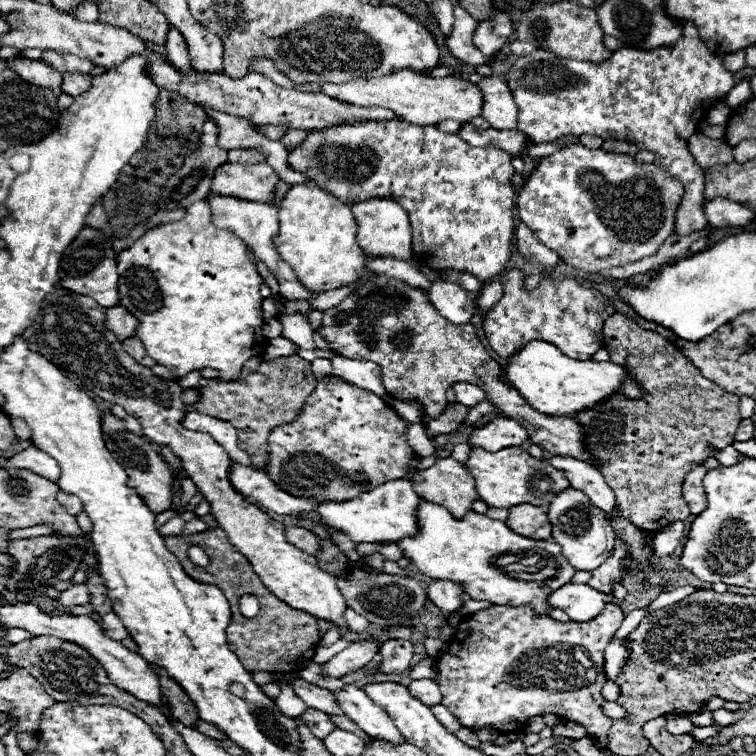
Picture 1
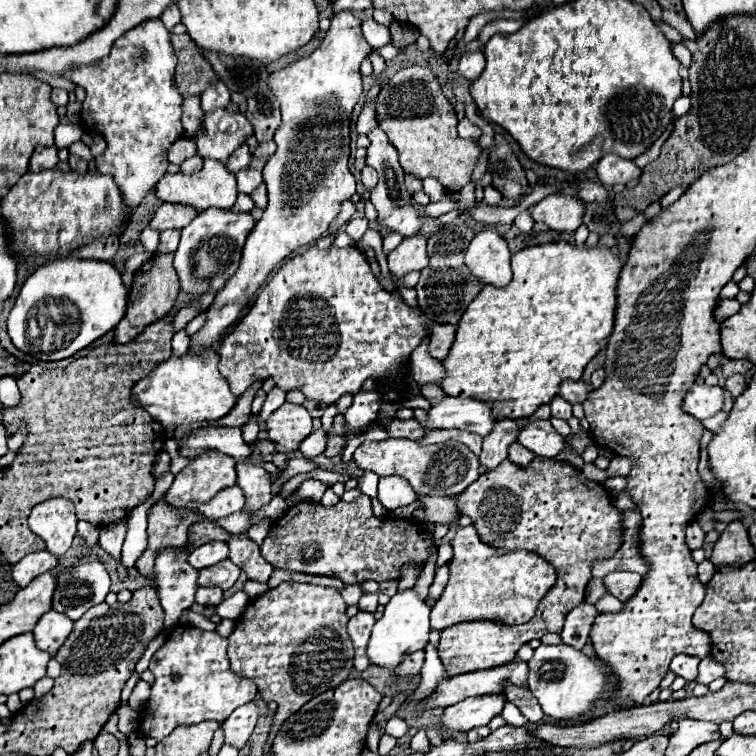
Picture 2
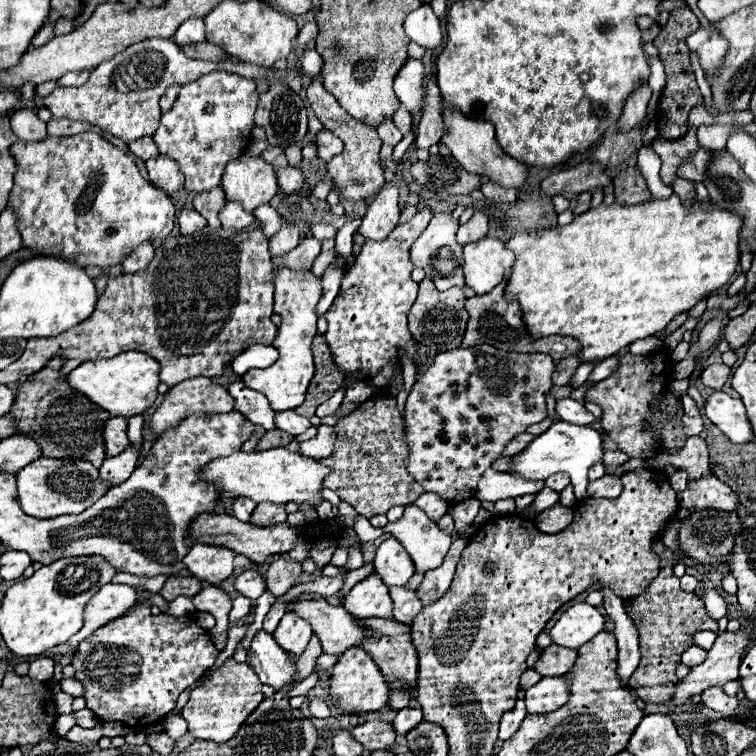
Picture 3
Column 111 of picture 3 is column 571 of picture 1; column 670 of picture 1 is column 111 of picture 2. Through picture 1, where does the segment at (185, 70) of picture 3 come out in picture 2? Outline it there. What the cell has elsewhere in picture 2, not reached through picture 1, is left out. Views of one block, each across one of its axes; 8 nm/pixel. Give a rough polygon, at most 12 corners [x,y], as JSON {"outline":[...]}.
{"outline":[[142,22],[94,66],[82,126],[106,138],[100,174],[138,206],[182,138],[176,56]]}

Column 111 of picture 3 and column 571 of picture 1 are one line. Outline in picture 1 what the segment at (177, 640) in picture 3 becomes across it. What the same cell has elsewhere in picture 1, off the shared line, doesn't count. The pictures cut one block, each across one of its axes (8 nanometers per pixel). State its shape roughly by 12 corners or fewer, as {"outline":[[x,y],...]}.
{"outline":[[490,606],[436,658],[474,732],[558,714],[606,746],[604,648],[590,622]]}

